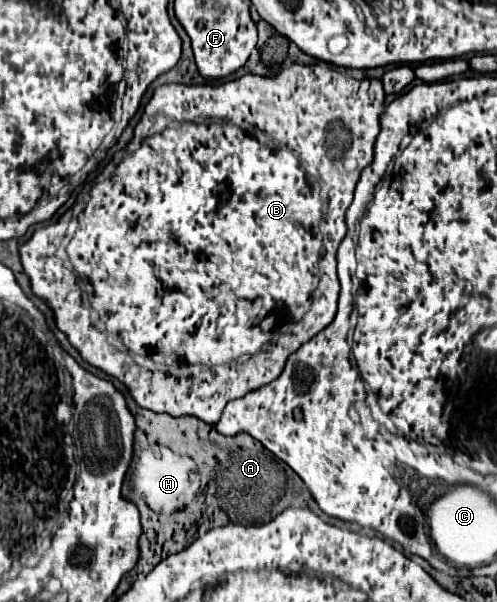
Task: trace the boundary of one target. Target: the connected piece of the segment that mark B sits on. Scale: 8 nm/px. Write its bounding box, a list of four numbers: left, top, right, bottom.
[19,65,385,425]

